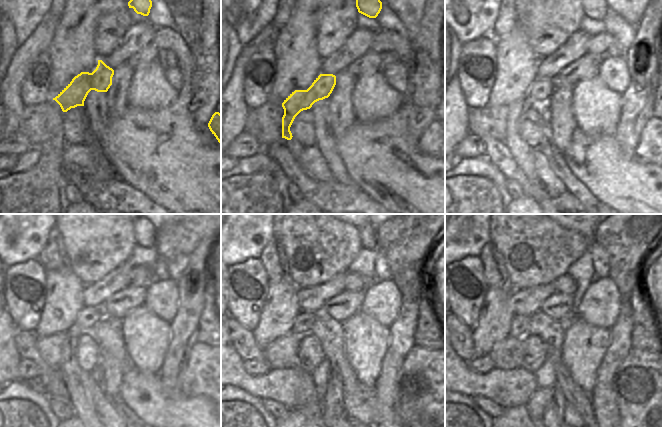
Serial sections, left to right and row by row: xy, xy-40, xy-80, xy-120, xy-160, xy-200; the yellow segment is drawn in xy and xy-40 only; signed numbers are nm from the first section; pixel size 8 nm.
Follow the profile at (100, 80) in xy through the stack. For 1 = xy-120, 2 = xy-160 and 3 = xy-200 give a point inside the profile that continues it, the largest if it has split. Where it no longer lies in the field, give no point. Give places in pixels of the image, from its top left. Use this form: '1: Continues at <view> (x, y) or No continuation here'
1: Continues at xy-120 (89, 315)
2: Continues at xy-160 (303, 322)
3: Continues at xy-200 (519, 326)

